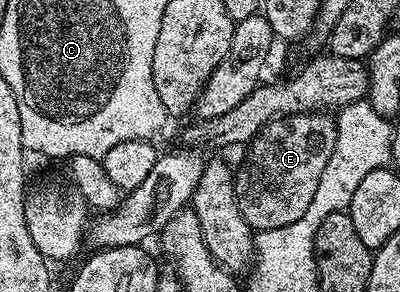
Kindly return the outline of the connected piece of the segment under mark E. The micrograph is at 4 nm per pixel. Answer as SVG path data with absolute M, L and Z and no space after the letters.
M328 112L289 114L263 126L250 143L252 166L237 169L234 174L242 220L256 232L286 228L286 224L302 220L335 147L336 119Z

